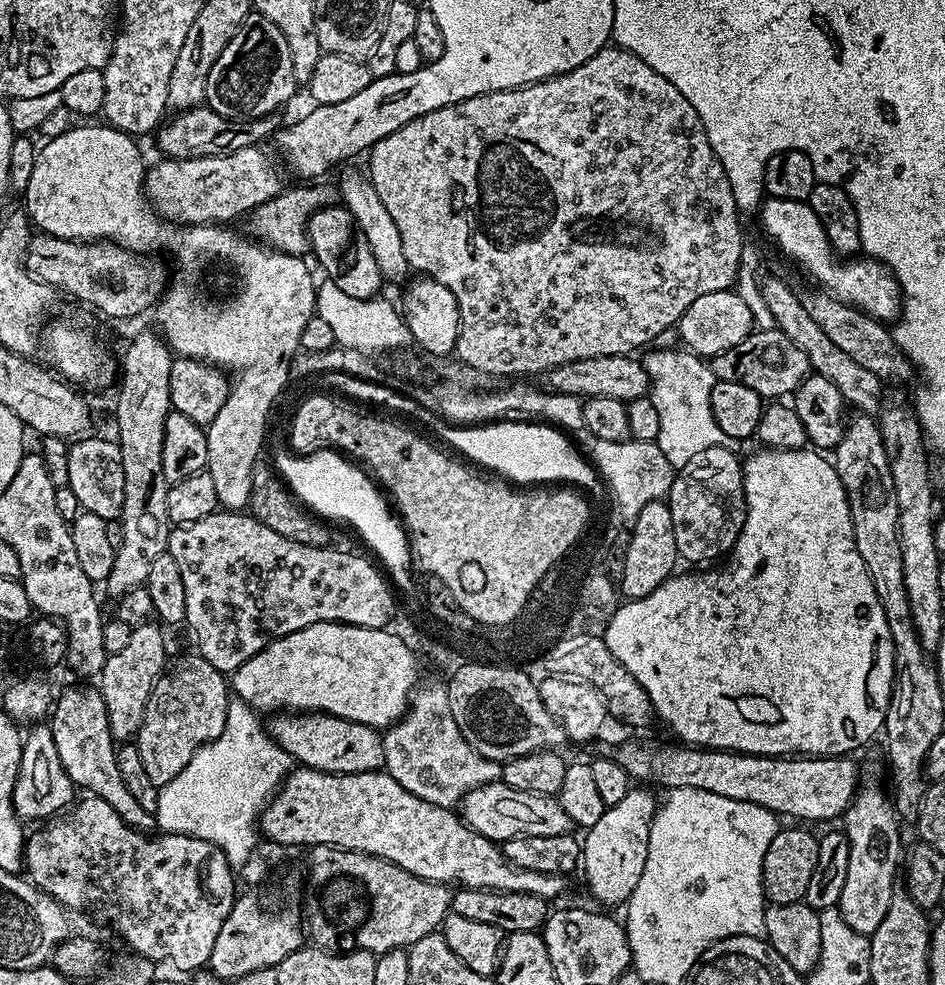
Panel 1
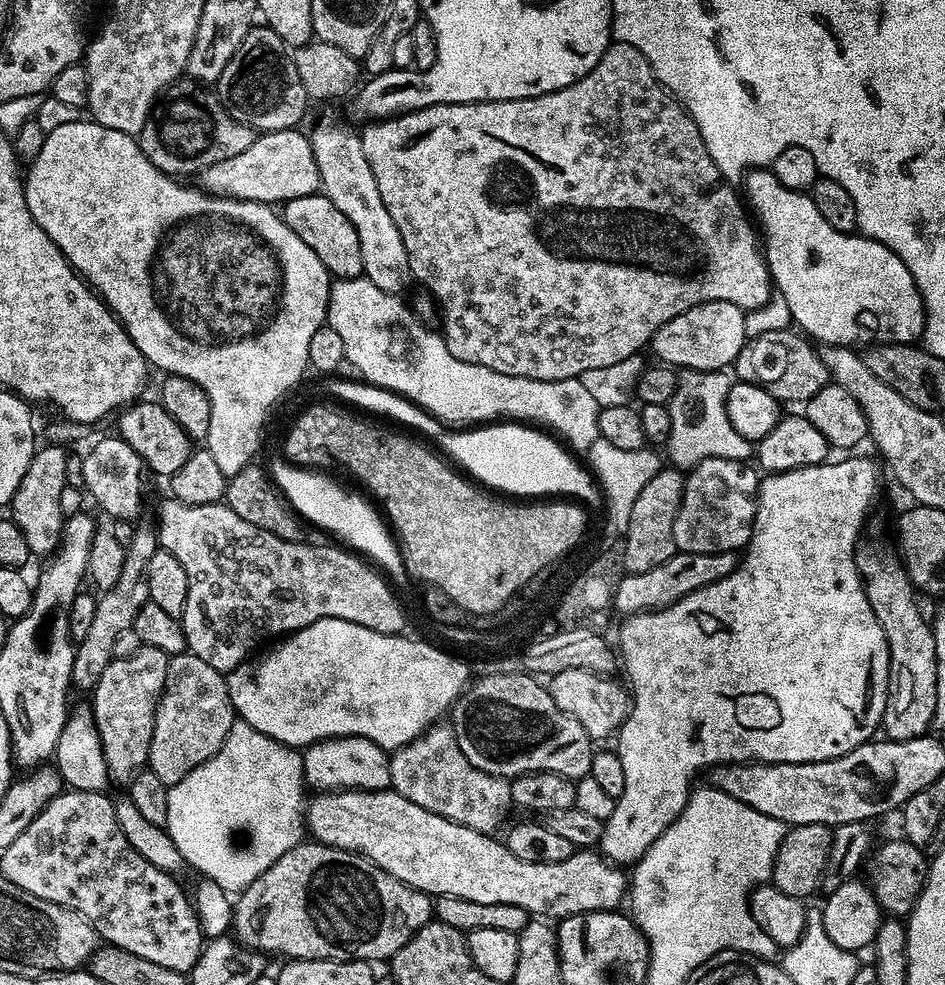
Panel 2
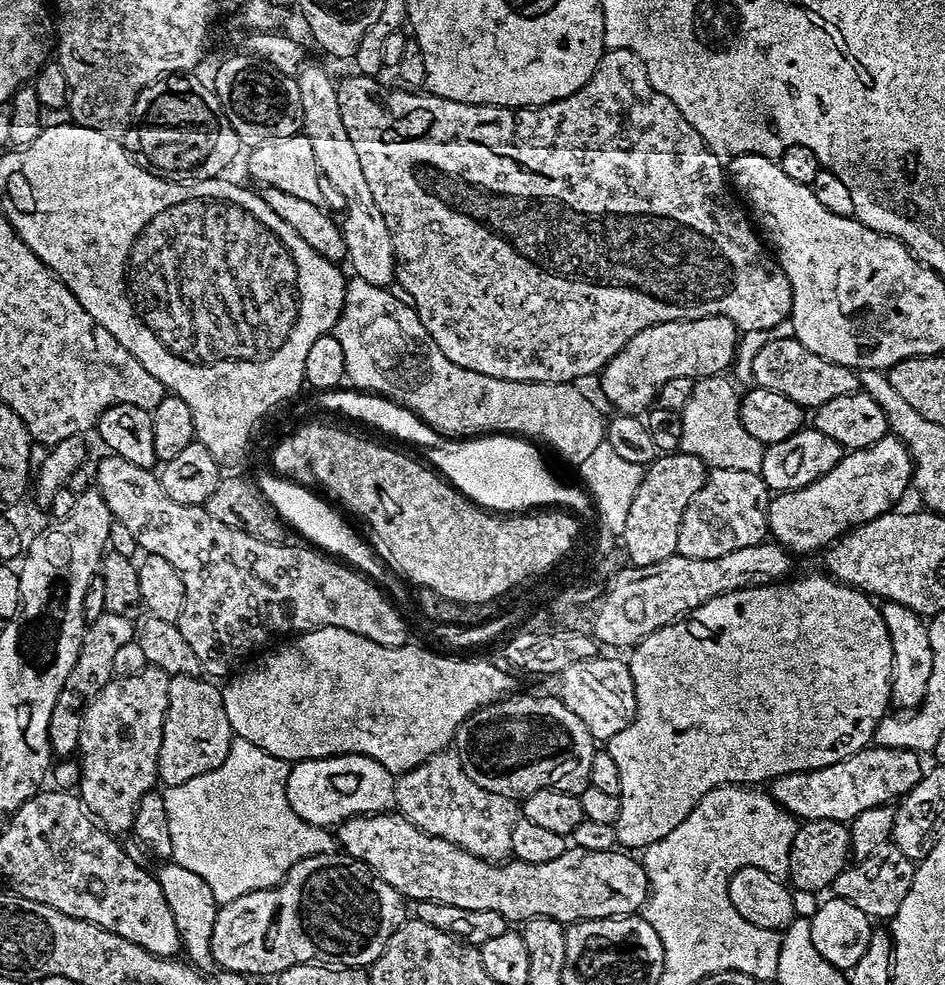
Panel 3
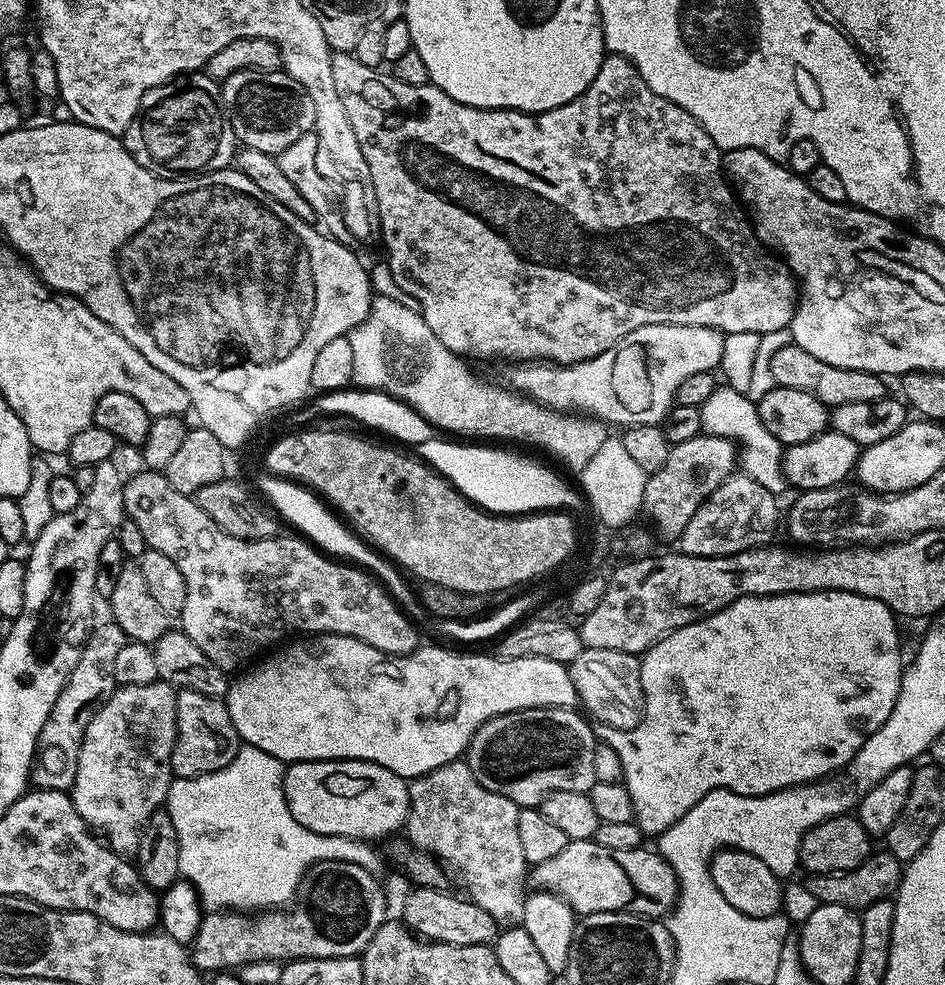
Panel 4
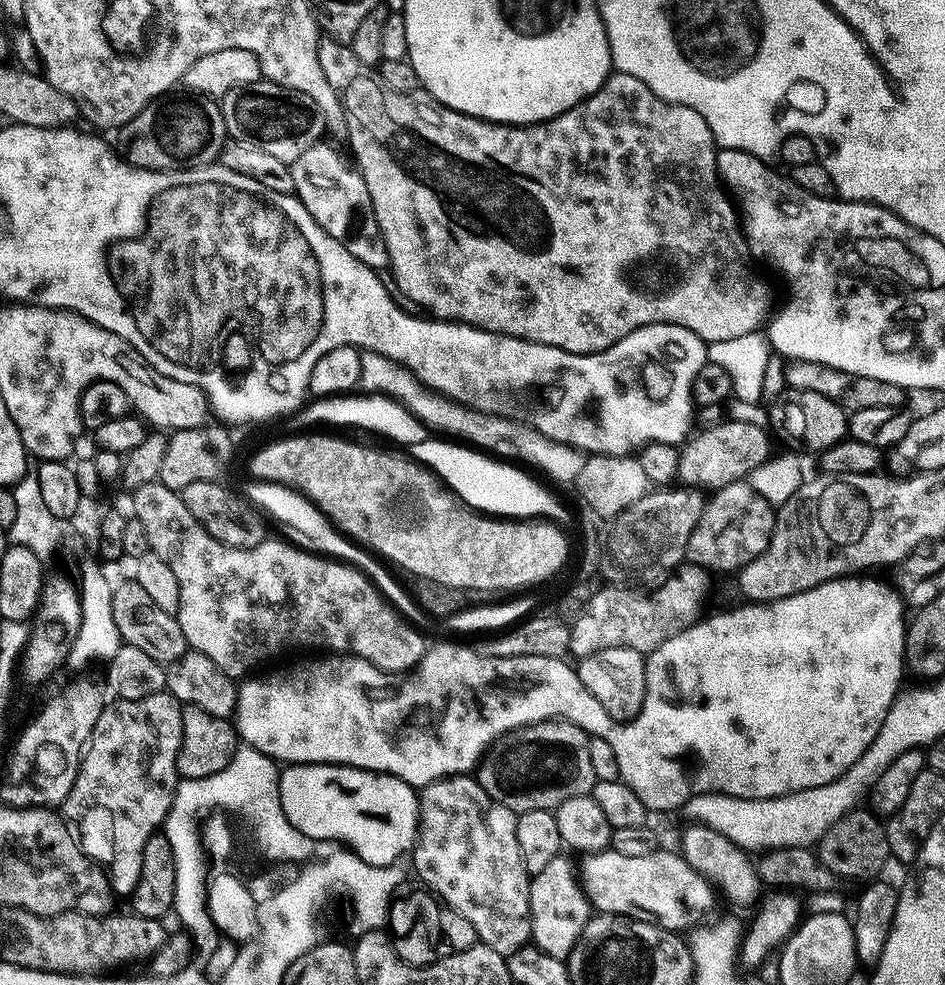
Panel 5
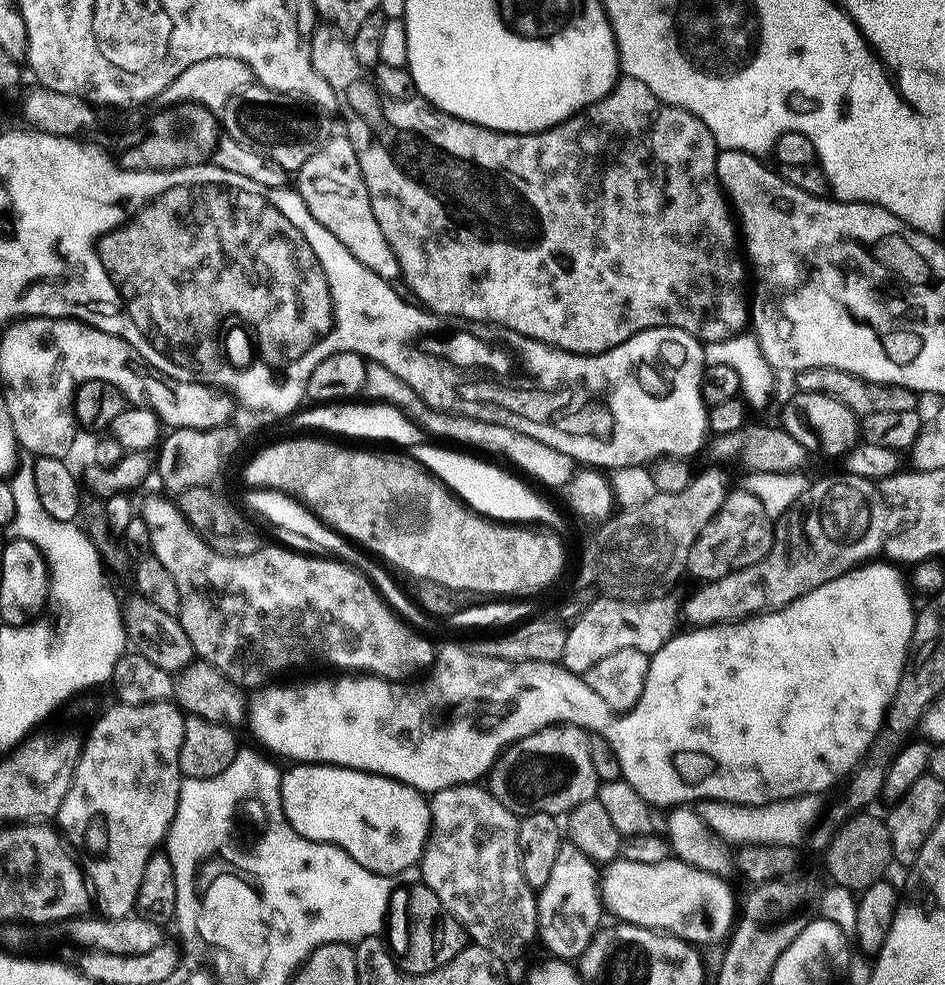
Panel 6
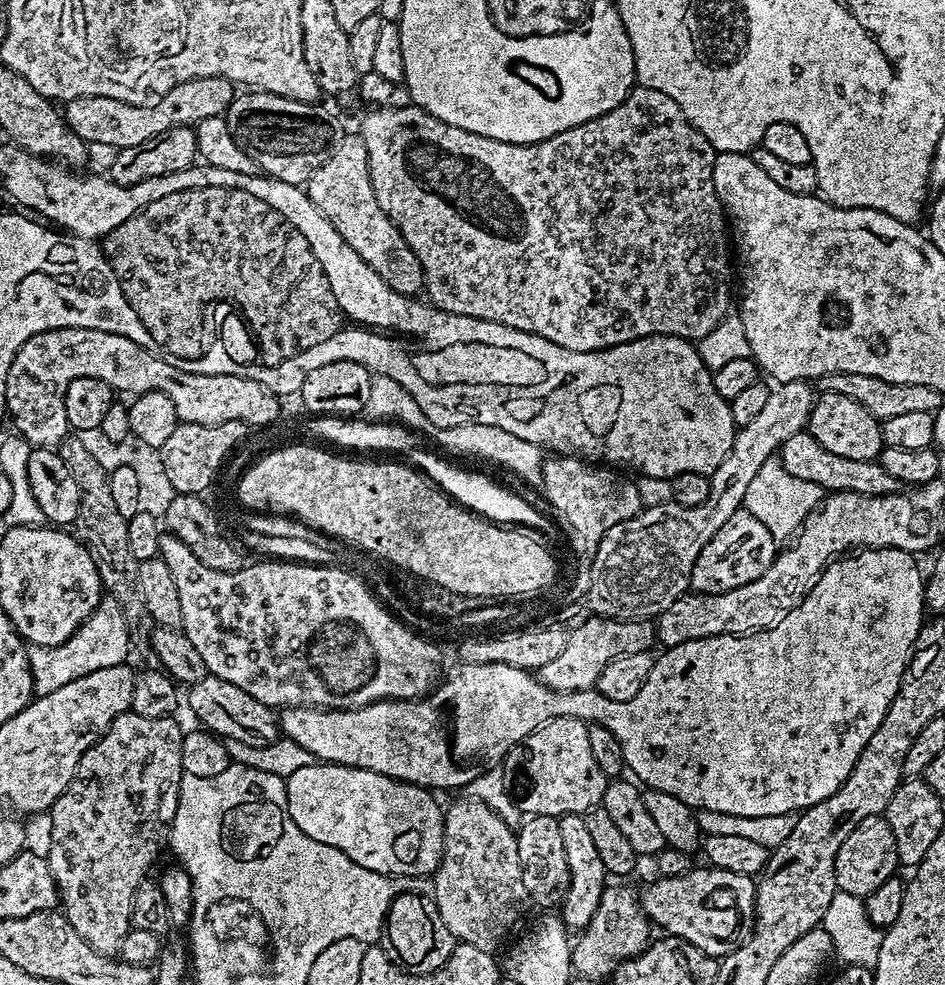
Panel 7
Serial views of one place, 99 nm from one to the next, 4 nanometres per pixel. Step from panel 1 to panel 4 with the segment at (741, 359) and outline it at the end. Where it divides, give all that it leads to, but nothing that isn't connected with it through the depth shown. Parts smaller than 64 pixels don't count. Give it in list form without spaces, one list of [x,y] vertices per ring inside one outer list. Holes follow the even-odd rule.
[[[790,343],[782,346],[774,353],[770,361],[770,371],[774,376],[775,387],[790,390],[806,390],[806,394],[814,394],[829,409],[843,406],[845,402],[878,402],[889,395],[885,377],[866,370],[850,370],[842,366],[830,366],[830,362],[822,362],[822,358],[814,358],[802,346]]]

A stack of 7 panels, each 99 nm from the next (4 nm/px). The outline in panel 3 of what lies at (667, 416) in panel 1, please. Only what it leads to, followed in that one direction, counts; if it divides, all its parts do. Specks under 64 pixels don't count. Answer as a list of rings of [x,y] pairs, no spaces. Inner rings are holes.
[[[704,374],[696,380],[694,394],[680,413],[682,442],[679,451],[689,452],[704,460],[709,469],[746,470],[750,467],[744,456],[763,456],[765,445],[749,433],[740,417],[740,397],[737,385],[724,374]]]

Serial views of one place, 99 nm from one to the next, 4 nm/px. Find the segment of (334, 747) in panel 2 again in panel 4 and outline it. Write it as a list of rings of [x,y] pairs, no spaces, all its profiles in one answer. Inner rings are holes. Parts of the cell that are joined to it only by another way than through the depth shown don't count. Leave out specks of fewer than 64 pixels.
[[[297,760],[284,769],[284,797],[292,817],[327,836],[376,842],[408,823],[409,781],[365,760]]]

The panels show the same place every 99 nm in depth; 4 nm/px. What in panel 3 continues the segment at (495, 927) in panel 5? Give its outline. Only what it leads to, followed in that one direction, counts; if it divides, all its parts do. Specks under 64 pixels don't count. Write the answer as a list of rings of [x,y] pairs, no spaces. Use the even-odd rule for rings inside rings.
[[[454,750],[436,752],[423,760],[416,768],[396,776],[396,803],[399,815],[405,816],[411,824],[421,828],[431,836],[450,840],[467,852],[480,856],[484,860],[504,862],[512,856],[510,833],[514,830],[514,822],[518,819],[517,801],[506,798],[502,794],[494,794],[490,790],[482,790],[478,782],[466,775],[466,770],[460,761],[460,755]]]

